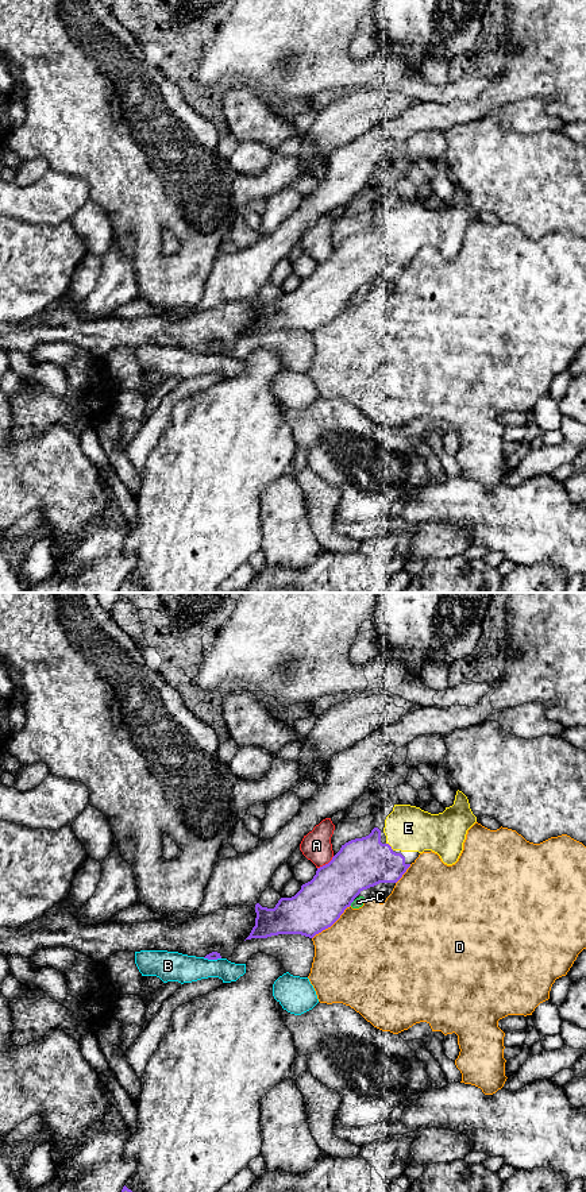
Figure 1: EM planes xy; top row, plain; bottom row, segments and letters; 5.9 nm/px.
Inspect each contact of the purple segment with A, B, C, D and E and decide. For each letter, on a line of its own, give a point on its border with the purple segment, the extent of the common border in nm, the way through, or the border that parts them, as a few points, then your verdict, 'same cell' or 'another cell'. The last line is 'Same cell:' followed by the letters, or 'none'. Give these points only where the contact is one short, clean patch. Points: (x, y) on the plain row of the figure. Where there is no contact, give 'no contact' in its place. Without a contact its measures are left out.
A: meets purple in xy at (326, 259); contact 130 nm long; border along xy (334, 251), (317, 263); another cell
B: meets purple in xy at (212, 354); contact 110 nm long; border along xy (203, 353), (220, 354); another cell
C: meets purple in xy at (351, 297); contact 40 nm long; border along xy (354, 296), (350, 300); another cell
D: meets purple in xy at (331, 320); contact 300 nm long; another cell
E: meets purple in xy at (390, 242); contact 60 nm long; same cell
Same cell: E

